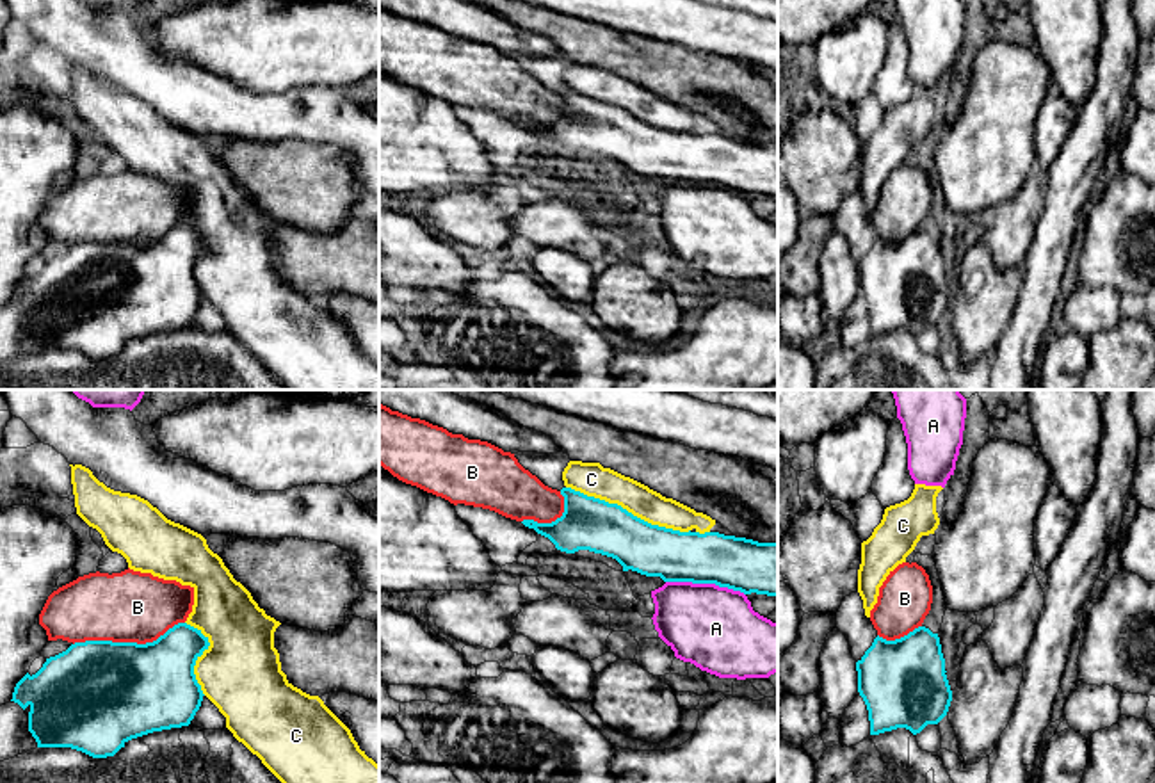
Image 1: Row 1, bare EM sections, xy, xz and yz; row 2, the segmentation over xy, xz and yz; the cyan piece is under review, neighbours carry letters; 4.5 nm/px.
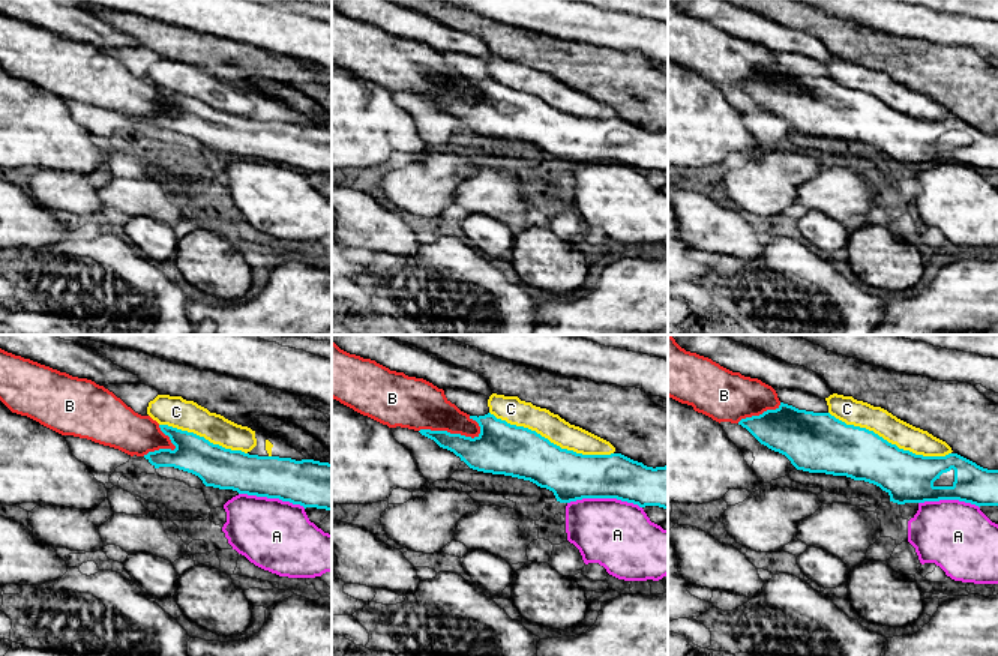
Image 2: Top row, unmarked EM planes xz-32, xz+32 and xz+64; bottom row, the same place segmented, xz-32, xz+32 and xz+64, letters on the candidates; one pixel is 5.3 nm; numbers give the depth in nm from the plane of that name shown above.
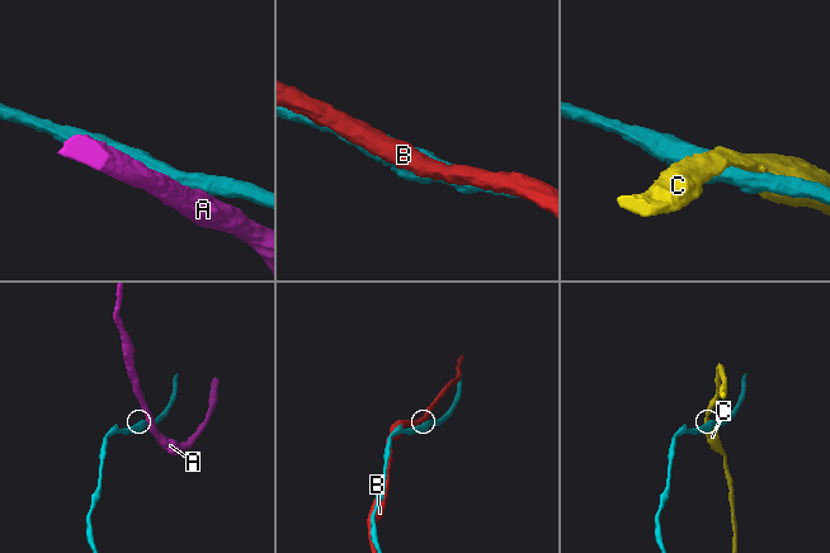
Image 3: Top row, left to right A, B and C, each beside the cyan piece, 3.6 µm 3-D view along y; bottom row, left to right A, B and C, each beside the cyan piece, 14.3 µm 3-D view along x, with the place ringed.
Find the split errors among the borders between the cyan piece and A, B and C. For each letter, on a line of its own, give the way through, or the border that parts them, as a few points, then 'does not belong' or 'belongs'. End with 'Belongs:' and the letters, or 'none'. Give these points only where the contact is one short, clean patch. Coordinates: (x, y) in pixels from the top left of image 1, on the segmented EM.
A: along xz (666, 581), (714, 582), (739, 589), (744, 595) | does not belong
B: belongs
C: does not belong
Belongs: B

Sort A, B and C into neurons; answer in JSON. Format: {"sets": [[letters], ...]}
{"sets": [["A"], ["B"], ["C"]]}

